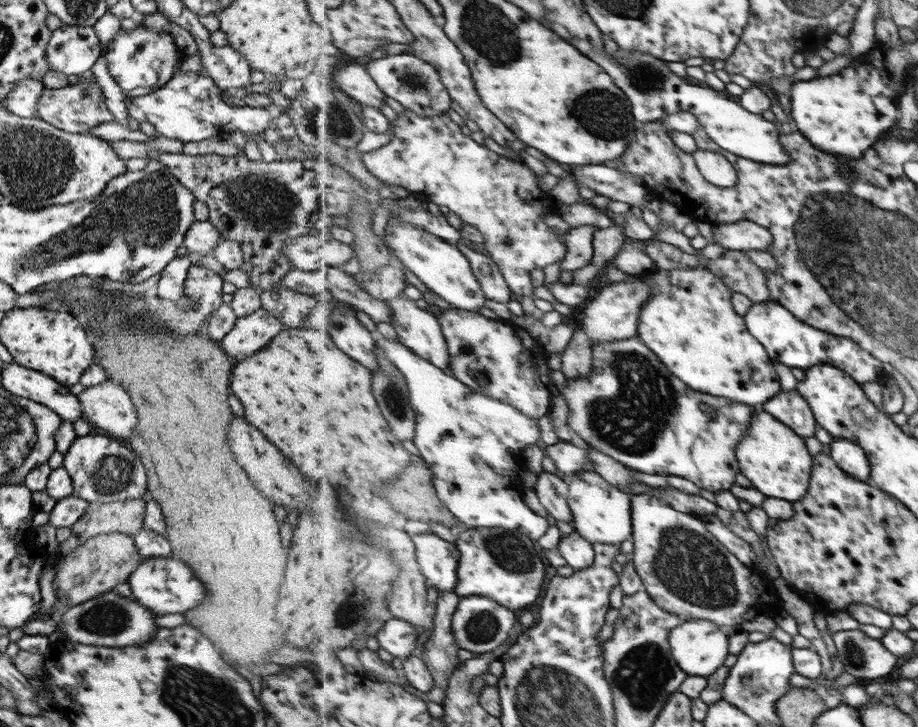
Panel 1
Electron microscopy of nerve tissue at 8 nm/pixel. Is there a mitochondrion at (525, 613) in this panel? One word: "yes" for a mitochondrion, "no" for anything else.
no

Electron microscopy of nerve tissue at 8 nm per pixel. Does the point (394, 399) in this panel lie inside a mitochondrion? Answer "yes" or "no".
yes

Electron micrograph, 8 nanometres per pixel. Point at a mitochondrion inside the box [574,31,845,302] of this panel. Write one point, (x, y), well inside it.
(644, 77)

